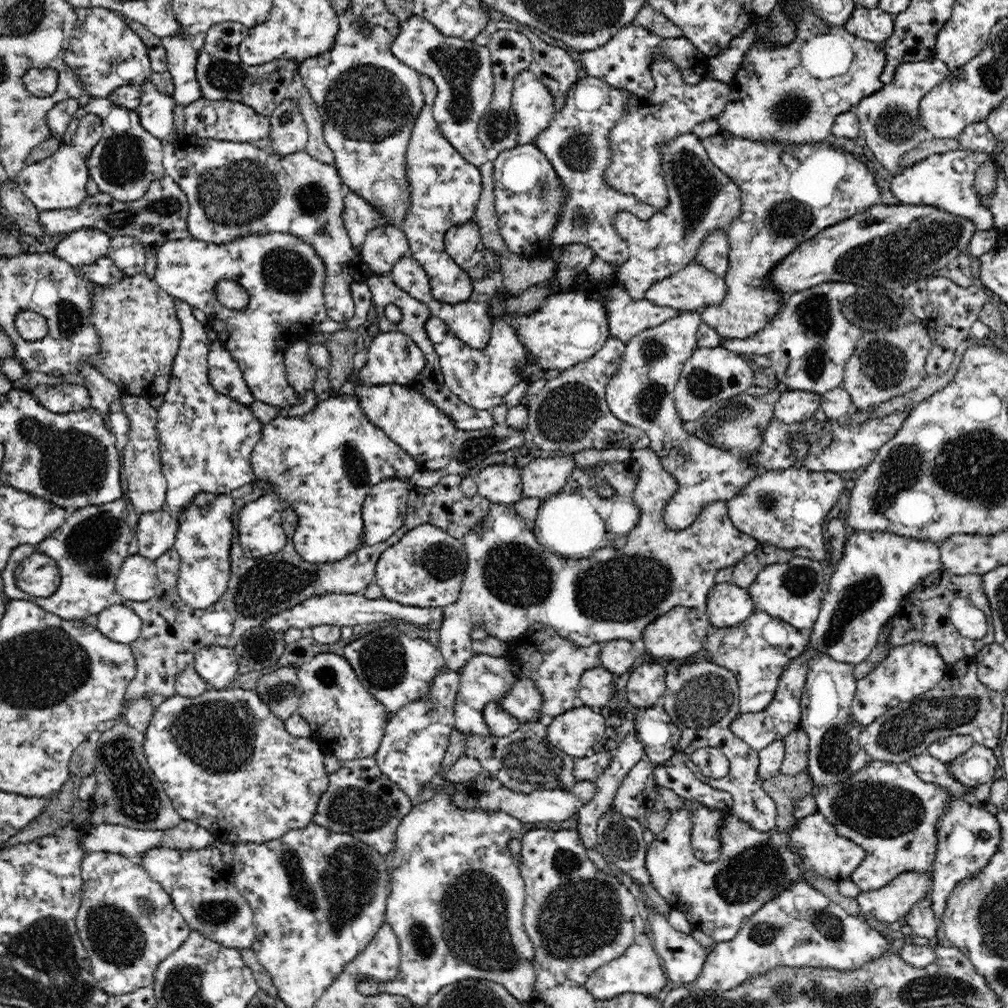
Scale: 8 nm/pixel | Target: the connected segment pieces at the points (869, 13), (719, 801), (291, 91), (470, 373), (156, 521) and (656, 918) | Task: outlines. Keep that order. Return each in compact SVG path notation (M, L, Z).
M855 8L852 18L844 28L860 38L870 42L883 43L892 36L894 30L894 15L878 8Z
M676 752L668 760L656 765L654 771L657 785L674 791L682 798L696 799L712 809L730 809L733 803L731 794L714 789L695 778L685 764L686 758L690 756Z
M222 21L208 30L206 38L204 39L204 46L199 50L196 56L196 80L200 85L200 96L203 100L233 100L234 102L241 102L251 106L258 114L263 114L269 117L272 111L284 99L296 99L300 113L306 121L308 128L308 142L305 151L313 155L313 158L321 160L322 163L335 163L333 152L328 148L324 138L323 120L319 113L319 106L310 98L310 93L305 87L303 78L299 75L299 65L294 61L286 59L278 59L262 63L256 66L248 66L242 62L239 57L239 44L243 38L248 34L249 28L241 21Z
M495 294L491 300L492 327L489 344L484 349L467 348L466 344L450 330L440 318L431 316L426 321L425 329L432 341L434 350L439 356L439 366L445 385L462 402L477 407L478 410L489 410L503 403L504 395L523 381L521 372L527 365L526 349L522 346L520 335L504 319L507 296Z
M165 508L158 512L150 512L148 514L140 514L137 529L137 545L138 553L150 560L156 560L166 550L170 550L174 546L178 527L176 527L174 516Z
M645 909L654 936L653 949L662 960L665 975L683 986L693 984L706 962L709 948L703 947L691 933L678 931L670 925L668 916Z

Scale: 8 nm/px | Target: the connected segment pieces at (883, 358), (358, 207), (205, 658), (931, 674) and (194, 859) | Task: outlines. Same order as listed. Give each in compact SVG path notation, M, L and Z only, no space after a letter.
M919 321L895 330L867 331L858 338L854 347L854 354L845 366L841 387L851 396L858 411L870 411L894 396L918 388L927 376L924 366L932 348L932 339L928 329Z
M349 190L345 195L345 208L341 217L349 238L353 240L352 245L358 251L371 229L386 225L386 218L366 203L366 200Z
M211 645L198 650L193 662L194 670L216 690L230 689L239 674L238 660L233 648Z
M910 642L895 647L888 658L878 664L870 674L857 680L851 707L852 721L863 727L872 724L876 718L898 704L934 689L945 678L947 668L948 664L942 659L941 650L936 643Z
M214 844L205 849L150 849L138 860L171 896L191 930L228 948L251 948L257 931L253 909L237 889L232 867L222 861L220 850Z

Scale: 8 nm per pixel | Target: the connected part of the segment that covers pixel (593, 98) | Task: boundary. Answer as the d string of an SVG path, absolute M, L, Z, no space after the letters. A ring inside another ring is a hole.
M590 75L578 79L569 90L565 94L568 98L566 106L554 113L548 128L532 142L556 168L565 190L569 192L567 206L560 216L561 222L550 234L550 241L557 246L584 243L592 247L596 257L618 270L629 260L629 247L616 231L614 216L626 211L631 212L637 221L644 222L649 221L656 212L652 206L638 201L633 195L610 189L603 177L611 155L607 146L607 131L623 114L625 104L633 99L634 94Z

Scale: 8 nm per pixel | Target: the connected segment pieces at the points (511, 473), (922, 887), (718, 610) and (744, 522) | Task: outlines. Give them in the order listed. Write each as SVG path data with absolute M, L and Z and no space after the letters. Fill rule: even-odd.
M486 463L485 468L481 468L475 477L478 487L478 496L487 498L492 504L513 505L523 498L521 469L504 463Z
M916 872L902 873L894 878L888 885L883 886L878 890L861 891L855 898L860 905L860 913L863 915L886 923L894 923L900 918L907 916L907 911L926 893L932 892L933 881L930 881L930 876L927 874L918 874Z
M730 582L711 587L703 609L716 628L736 626L756 612L747 589Z
M798 463L784 470L764 470L755 475L727 502L727 509L734 526L753 535L760 543L769 542L784 550L806 548L813 552L814 559L822 562L826 558L824 518L843 490L844 478L840 473L816 472Z

